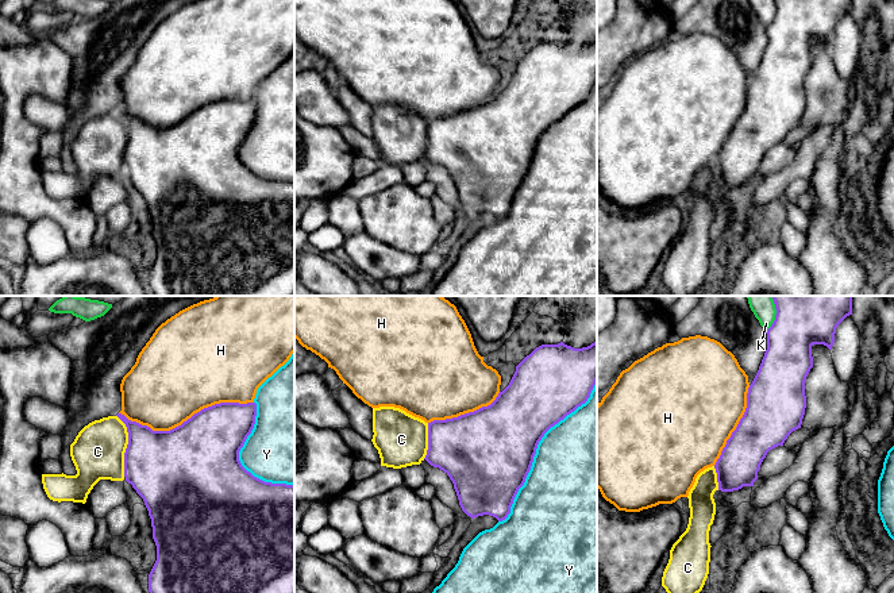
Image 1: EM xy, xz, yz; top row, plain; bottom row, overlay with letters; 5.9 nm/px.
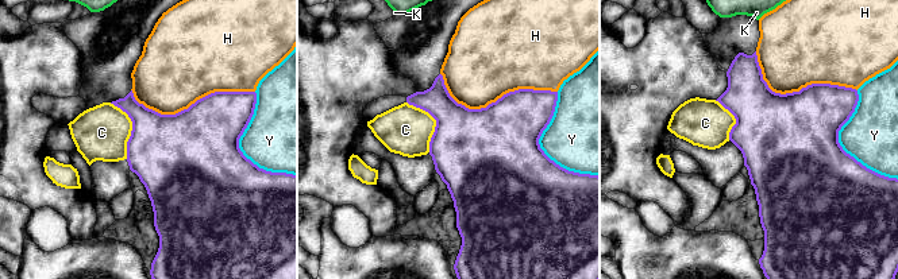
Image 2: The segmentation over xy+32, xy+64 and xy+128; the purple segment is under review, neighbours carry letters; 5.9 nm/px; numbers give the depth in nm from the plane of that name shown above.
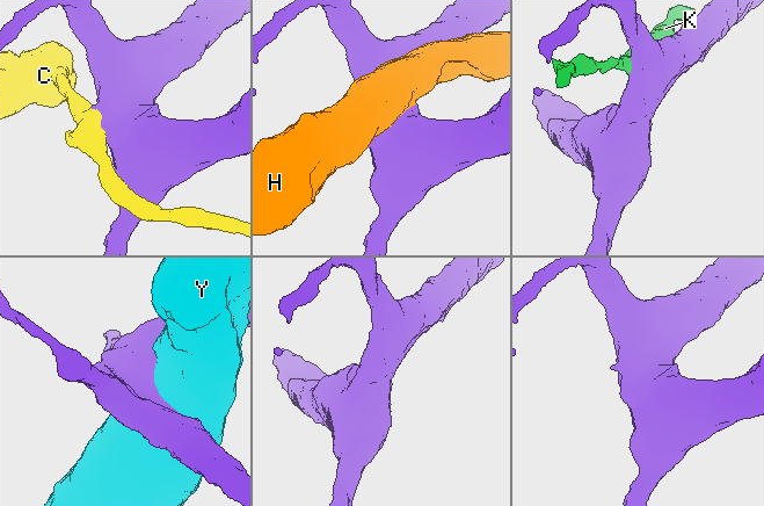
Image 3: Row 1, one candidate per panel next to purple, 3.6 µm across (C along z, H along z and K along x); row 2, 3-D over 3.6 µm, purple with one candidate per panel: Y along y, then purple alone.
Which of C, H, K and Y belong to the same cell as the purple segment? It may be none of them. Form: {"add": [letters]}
{"add": []}

